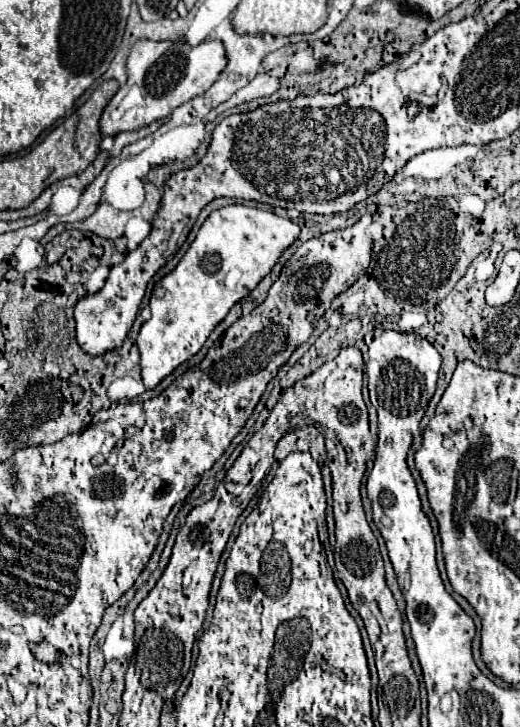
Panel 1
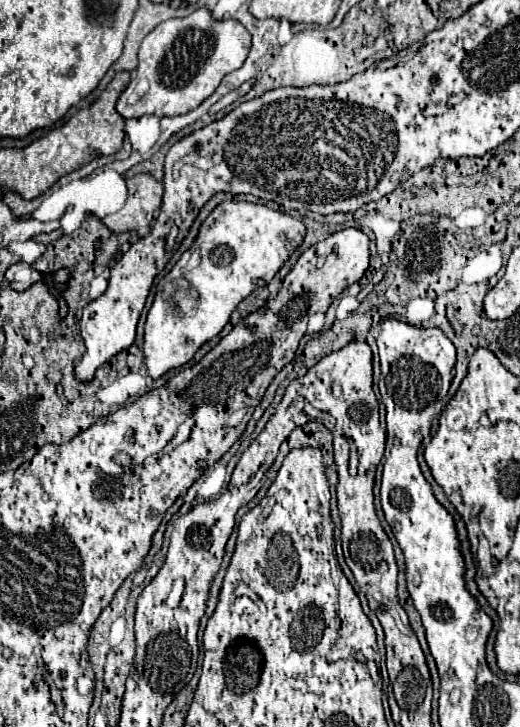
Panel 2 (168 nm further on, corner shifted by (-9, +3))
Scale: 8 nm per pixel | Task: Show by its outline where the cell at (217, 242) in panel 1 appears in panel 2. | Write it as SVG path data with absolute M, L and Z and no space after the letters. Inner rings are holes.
M220 202L202 222L194 244L158 282L158 292L144 326L148 374L156 380L192 360L204 342L220 334L234 308L252 294L252 280L262 278L270 282L302 244L304 234L306 228L300 220L264 204Z

